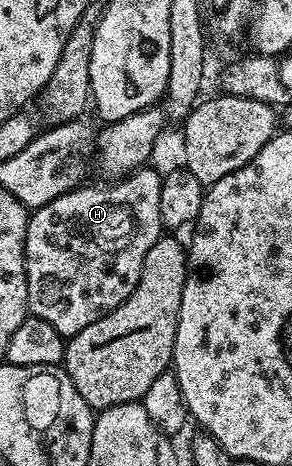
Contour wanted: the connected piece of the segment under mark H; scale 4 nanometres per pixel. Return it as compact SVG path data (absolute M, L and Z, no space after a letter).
M151 168L137 169L126 177L103 183L107 185L76 187L28 216L23 252L26 312L57 327L64 339L77 336L82 329L89 327L89 323L113 312L118 305L125 303L125 299L129 299L129 295L133 295L133 287L137 287L137 279L141 279L141 263L145 263L149 247L164 236L165 226L161 219L163 179L160 170Z

